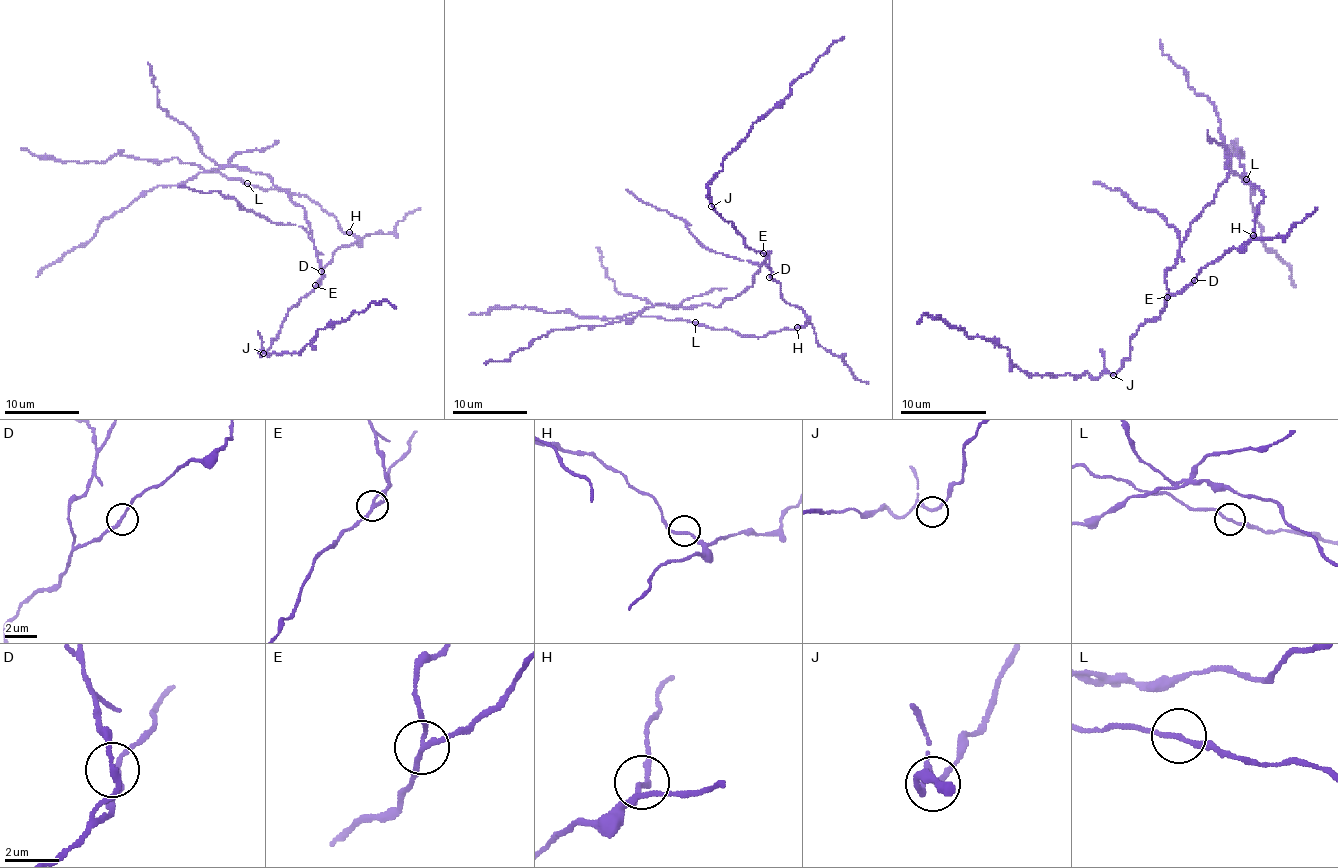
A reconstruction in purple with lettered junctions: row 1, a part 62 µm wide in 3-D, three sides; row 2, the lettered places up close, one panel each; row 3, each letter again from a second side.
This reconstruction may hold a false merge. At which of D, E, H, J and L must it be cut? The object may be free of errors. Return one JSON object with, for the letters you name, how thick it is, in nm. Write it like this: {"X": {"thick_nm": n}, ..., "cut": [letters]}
{"E": {"thick_nm": 160}, "cut": ["E"]}

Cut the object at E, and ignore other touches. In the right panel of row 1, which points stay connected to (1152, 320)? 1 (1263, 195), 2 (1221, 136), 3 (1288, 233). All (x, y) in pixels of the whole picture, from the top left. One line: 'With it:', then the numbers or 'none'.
With it: 1, 3

